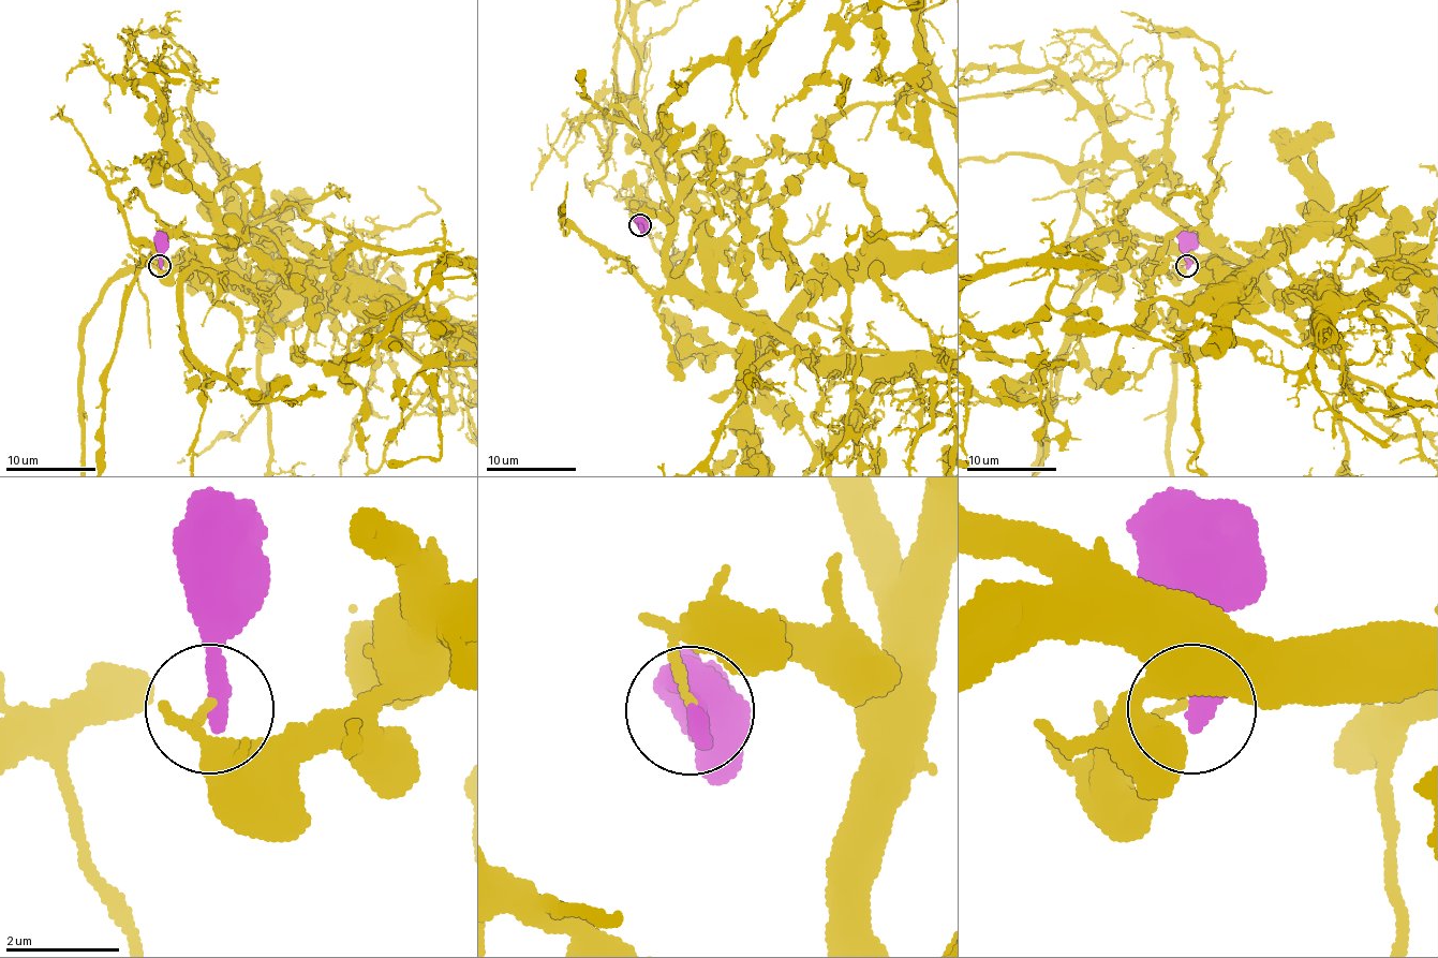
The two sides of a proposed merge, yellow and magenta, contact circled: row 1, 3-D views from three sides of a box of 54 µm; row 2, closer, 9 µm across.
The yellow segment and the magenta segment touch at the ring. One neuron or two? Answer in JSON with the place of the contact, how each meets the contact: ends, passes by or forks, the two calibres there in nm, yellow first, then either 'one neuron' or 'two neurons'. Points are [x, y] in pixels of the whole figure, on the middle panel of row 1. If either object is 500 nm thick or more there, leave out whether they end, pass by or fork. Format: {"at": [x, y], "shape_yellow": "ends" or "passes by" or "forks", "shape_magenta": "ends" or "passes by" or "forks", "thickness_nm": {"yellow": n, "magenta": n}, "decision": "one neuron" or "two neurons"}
{"at": [639, 225], "shape_yellow": "ends", "shape_magenta": "ends", "thickness_nm": {"yellow": 160, "magenta": 440}, "decision": "two neurons"}

